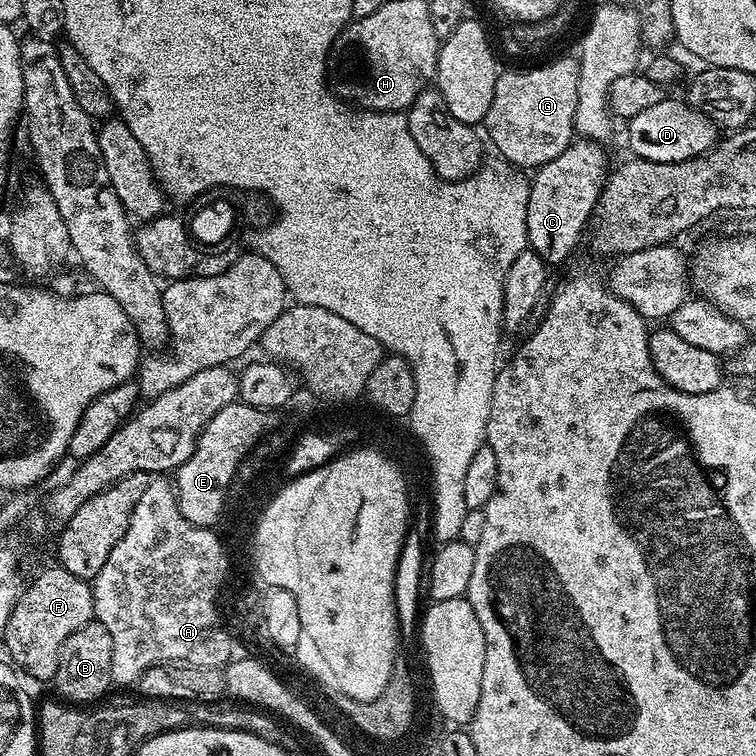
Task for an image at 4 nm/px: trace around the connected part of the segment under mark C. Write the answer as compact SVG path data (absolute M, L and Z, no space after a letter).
M577 139L569 148L562 150L558 158L535 169L528 185L528 205L526 206L526 228L528 230L528 248L543 258L549 266L560 264L580 244L584 236L584 227L590 224L600 202L600 193L610 172L610 164L604 161L600 153L601 145L594 140Z

